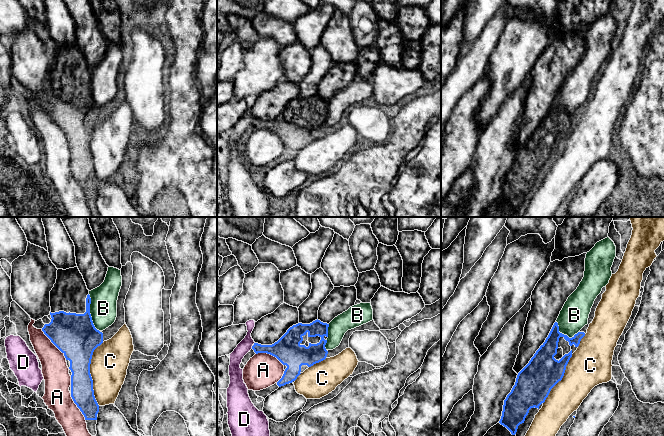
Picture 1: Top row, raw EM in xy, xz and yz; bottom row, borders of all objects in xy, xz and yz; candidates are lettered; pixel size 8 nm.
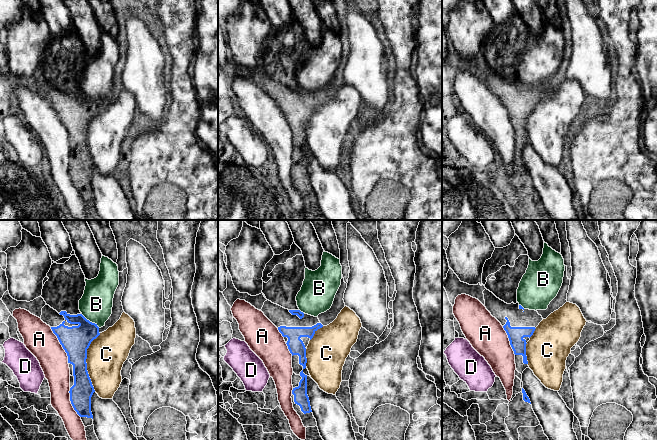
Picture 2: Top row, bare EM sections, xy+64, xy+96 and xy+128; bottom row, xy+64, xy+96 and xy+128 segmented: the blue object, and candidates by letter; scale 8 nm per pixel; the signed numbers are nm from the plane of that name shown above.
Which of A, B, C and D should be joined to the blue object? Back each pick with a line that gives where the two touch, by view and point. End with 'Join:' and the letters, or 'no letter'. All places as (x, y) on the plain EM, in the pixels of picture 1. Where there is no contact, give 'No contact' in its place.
Join: no letter

